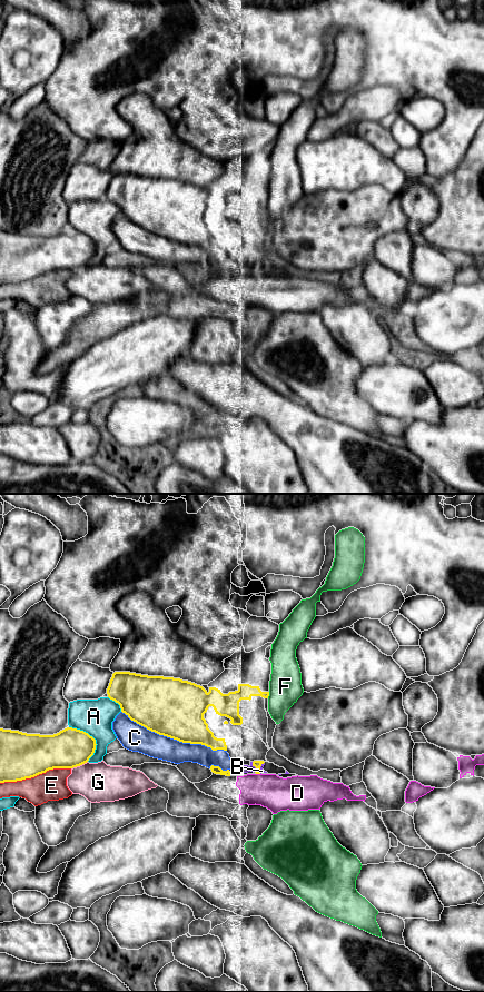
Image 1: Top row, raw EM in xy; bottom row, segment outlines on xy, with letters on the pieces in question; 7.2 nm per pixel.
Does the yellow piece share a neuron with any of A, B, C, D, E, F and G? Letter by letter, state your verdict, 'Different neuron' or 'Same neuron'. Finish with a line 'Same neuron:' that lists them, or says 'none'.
A: Different neuron
B: Different neuron
C: Different neuron
D: Different neuron
E: Different neuron
F: Different neuron
G: Different neuron
Same neuron: none

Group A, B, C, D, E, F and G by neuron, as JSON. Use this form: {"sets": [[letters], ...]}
{"sets": [["A"], ["B", "C"], ["D"], ["E"], ["F"], ["G"]]}

